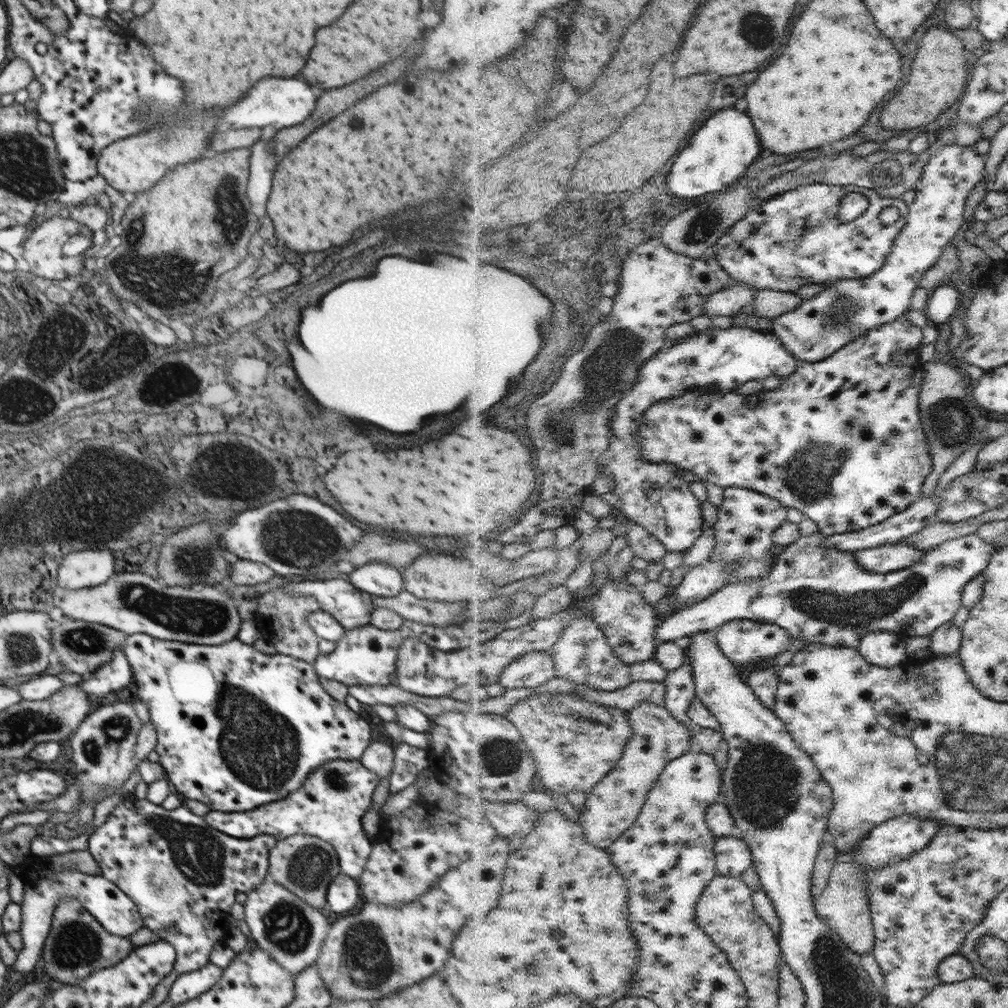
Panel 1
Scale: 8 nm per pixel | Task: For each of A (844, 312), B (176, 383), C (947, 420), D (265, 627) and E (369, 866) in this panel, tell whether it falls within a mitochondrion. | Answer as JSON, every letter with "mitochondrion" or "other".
{"A":"mitochondrion","B":"mitochondrion","C":"mitochondrion","D":"other","E":"other"}

